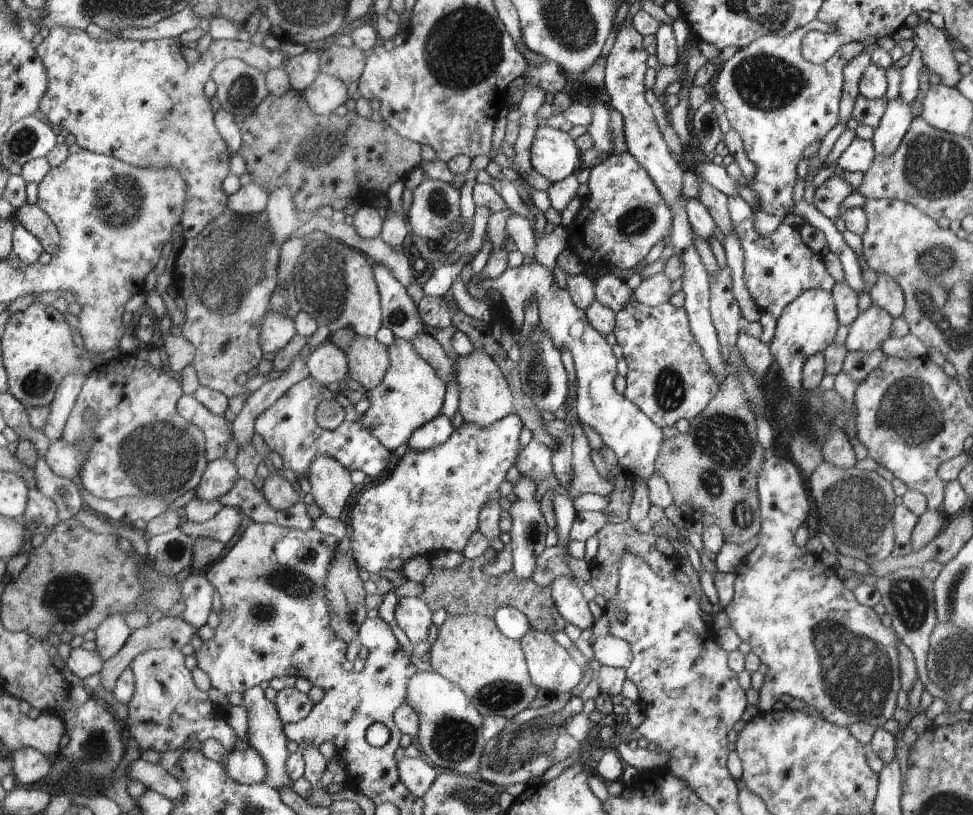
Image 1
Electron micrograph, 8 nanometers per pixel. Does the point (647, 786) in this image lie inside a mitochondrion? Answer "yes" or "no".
no

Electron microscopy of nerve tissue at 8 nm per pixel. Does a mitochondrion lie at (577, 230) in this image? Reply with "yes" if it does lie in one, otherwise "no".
no

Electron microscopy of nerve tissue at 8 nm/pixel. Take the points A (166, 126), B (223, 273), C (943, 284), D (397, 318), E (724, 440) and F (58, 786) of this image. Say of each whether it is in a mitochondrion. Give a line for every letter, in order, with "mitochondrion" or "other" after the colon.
A: mitochondrion
B: mitochondrion
C: mitochondrion
D: other
E: mitochondrion
F: other

